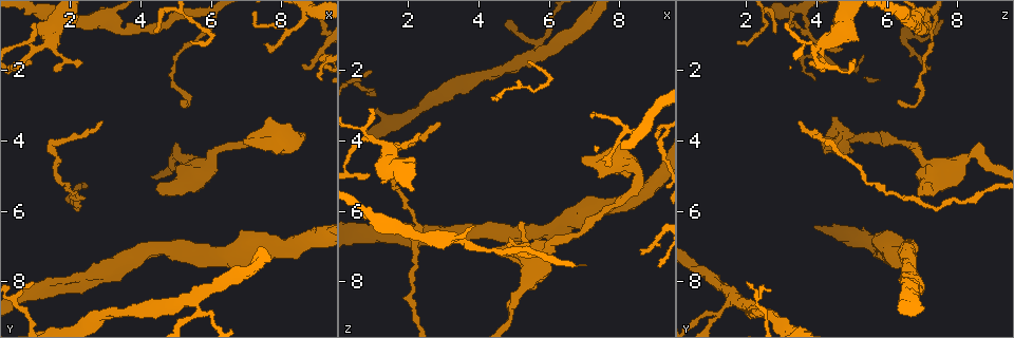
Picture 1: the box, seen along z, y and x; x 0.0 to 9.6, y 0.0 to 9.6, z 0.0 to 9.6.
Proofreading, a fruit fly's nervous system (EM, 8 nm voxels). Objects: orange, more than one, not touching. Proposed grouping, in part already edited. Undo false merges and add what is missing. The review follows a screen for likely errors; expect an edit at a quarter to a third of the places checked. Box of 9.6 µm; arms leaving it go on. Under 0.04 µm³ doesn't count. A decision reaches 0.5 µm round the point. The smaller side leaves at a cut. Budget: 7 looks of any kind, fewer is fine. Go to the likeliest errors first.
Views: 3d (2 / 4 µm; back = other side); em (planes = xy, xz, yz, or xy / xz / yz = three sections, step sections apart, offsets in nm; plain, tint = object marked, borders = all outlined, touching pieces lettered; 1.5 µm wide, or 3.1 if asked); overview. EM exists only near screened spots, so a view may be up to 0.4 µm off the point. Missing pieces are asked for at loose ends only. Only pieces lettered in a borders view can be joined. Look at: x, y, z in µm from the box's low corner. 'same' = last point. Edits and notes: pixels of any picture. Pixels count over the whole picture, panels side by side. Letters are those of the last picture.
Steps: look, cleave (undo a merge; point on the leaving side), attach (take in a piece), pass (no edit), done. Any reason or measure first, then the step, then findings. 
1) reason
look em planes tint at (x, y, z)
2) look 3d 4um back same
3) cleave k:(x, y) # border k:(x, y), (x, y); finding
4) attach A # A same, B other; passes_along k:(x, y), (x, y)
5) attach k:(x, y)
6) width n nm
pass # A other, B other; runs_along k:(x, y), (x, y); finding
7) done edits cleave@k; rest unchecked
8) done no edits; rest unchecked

thin end
look em xy step 4 borders at (2.90, 3.40, 3.55)

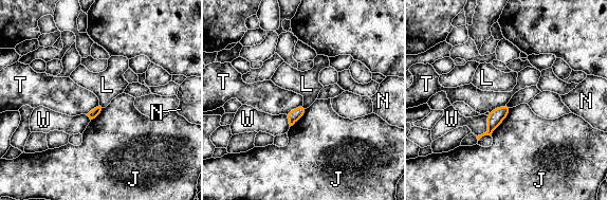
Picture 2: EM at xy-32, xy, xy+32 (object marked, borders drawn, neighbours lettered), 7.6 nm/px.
look em planes borders same

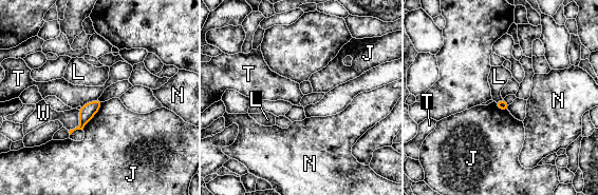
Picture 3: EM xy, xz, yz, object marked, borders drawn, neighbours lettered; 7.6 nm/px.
pass # J other, L other, N other, T other, W other; border 3:(97, 98), (80, 106); none of them fits

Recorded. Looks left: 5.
tapers out
look em planes borders at (0.85, 0.80, 3.15)

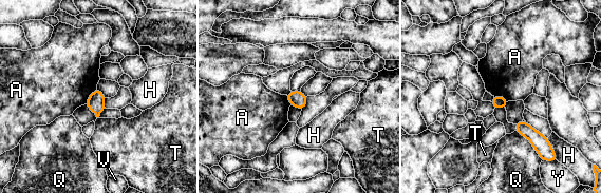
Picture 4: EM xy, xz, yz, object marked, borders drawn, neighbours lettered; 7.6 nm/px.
width 100 nm
pass # A other, H other, Q other, T other, V other, Y other; border 4:(96, 88), (85, 103); no lettered piece goes on from it

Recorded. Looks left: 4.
branch stops here
look 3d 4um back at (2.40, 1.70, 3.80)

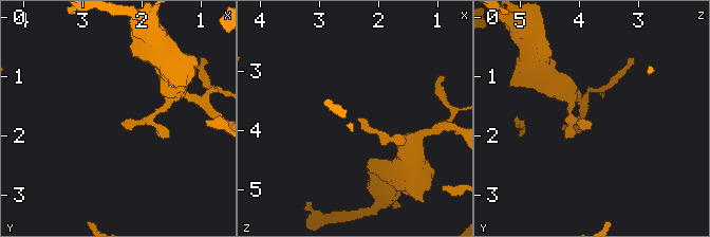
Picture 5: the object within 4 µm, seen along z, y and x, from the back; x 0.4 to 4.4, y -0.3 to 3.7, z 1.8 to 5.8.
look em planes tint at (2.30, 1.70, 3.85)

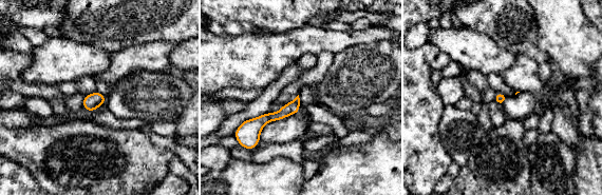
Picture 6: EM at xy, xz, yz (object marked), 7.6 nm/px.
look em planes borders same

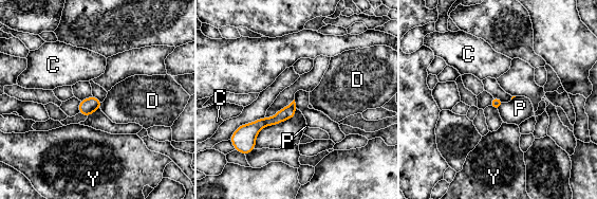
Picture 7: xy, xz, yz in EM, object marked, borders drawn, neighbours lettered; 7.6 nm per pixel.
pass # C other, D other, P other, Y other; border 7:(503, 102), (498, 110); no lettered piece goes on from it

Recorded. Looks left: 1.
done no edits; rest unchecked

